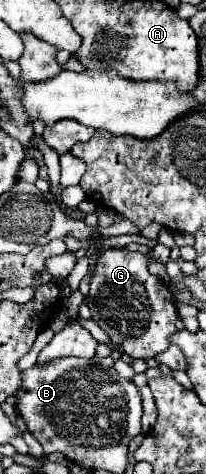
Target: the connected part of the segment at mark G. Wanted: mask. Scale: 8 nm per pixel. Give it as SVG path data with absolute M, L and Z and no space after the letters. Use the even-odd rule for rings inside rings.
M108 249L98 257L90 283L88 307L92 321L96 321L112 343L120 345L132 359L146 361L156 357L170 345L168 335L176 331L176 299L160 279L150 275L148 257L140 251Z

